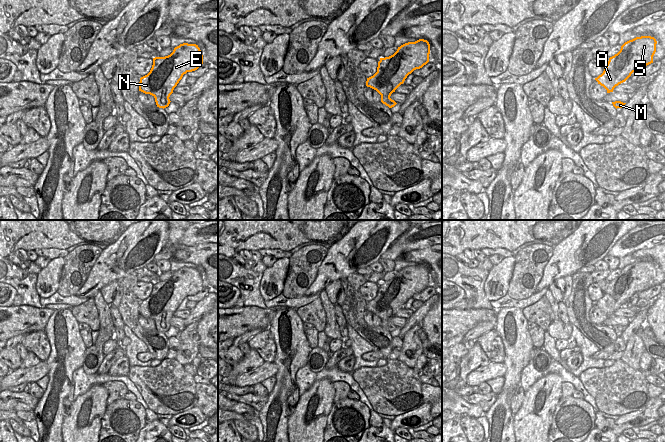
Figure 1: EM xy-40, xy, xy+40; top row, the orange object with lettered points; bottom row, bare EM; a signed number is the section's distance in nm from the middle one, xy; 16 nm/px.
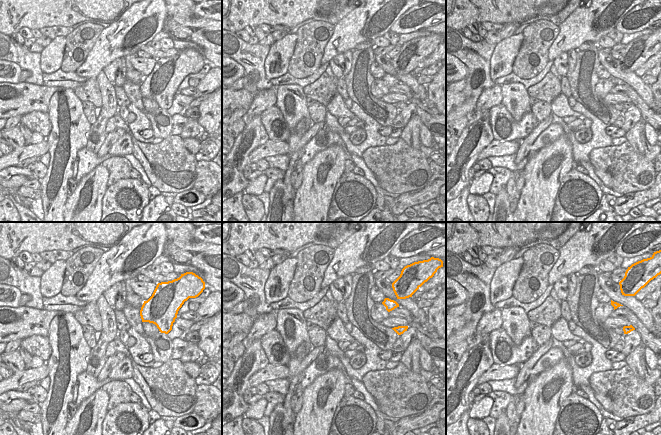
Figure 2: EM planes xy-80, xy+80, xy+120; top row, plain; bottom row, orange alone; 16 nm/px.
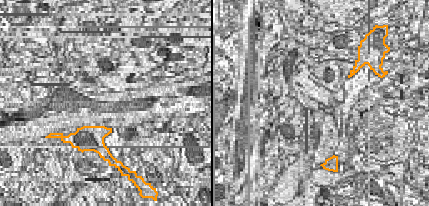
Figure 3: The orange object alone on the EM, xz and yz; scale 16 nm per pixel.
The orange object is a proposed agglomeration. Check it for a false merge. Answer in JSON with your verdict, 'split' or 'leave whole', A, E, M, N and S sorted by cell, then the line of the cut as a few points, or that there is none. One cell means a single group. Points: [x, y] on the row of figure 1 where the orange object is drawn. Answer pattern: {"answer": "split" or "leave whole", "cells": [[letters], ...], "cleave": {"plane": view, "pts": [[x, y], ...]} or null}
{"answer": "leave whole", "cells": [["A", "E", "M", "N", "S"]], "cleave": null}

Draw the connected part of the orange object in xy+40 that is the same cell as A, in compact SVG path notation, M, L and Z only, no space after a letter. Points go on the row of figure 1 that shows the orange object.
M651 36L636 37L625 42L620 51L609 58L601 75L595 80L603 86L607 93L625 82L633 72L653 63L657 41Z

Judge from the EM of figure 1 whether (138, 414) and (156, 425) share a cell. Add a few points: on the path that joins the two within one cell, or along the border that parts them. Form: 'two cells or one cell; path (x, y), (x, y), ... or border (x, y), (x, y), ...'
two cells; border (146, 424), (139, 431)

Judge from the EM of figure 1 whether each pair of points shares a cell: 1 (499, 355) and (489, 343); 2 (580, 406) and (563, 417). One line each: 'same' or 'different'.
1: same
2: same

